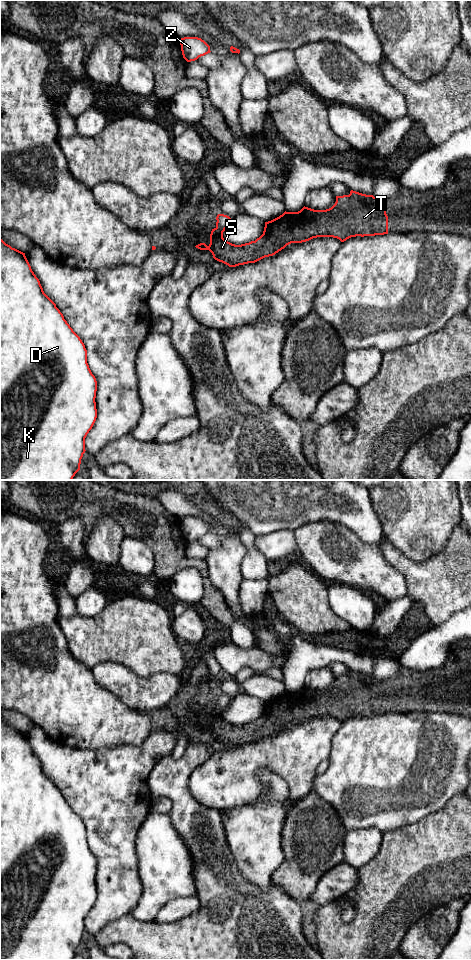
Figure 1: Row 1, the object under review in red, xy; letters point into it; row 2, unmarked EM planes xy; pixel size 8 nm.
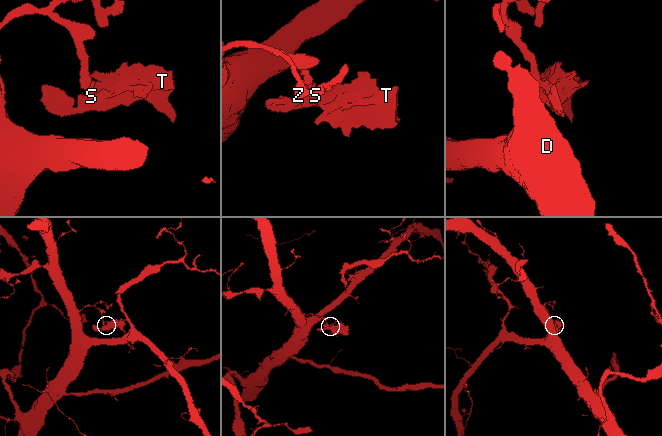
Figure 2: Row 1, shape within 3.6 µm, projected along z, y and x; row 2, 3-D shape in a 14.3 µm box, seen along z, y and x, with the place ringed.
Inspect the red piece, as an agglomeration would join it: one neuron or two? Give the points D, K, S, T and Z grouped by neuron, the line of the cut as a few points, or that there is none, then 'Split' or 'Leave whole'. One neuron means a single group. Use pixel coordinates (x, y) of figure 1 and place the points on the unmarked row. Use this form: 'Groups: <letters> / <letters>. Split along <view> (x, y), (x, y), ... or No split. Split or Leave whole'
Groups: D K Z / S T. Split along xy (216, 702), (216, 706), (222, 712). Split

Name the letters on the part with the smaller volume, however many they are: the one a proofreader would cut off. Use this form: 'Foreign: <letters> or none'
Foreign: S, T

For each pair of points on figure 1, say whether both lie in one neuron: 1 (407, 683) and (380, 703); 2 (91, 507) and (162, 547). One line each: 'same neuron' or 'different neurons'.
1: same neuron
2: same neuron

